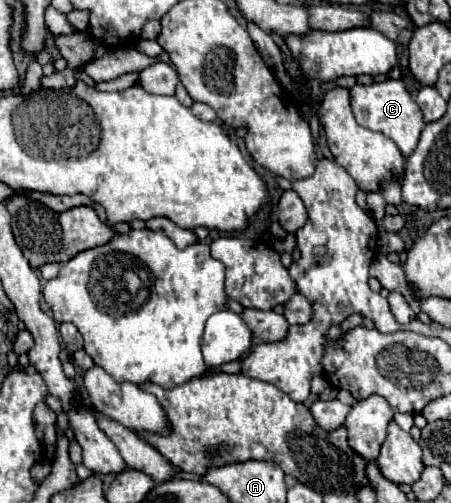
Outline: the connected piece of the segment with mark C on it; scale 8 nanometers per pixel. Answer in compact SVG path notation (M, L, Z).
M385 80L385 82L375 82L369 86L355 84L351 88L351 108L353 108L355 120L363 128L381 132L387 138L391 138L399 146L403 156L409 156L415 150L421 130L425 128L421 108L415 104L415 100L411 98L411 94L407 92L407 88L401 80Z

